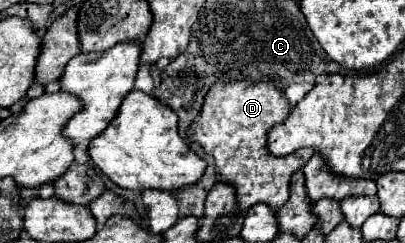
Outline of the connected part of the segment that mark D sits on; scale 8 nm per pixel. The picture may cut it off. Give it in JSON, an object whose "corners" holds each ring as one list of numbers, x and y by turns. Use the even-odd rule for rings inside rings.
{"corners":[[235,81,229,85,213,85,205,95,199,119,187,129,187,139,203,147,215,159,215,171,223,183,235,189,239,209,249,209,255,203,265,203,271,209,281,209,289,201,289,179,297,169,313,157,313,149,301,149,289,157,273,157,267,151,267,131,287,119,289,105,283,91,273,85,249,85]]}

